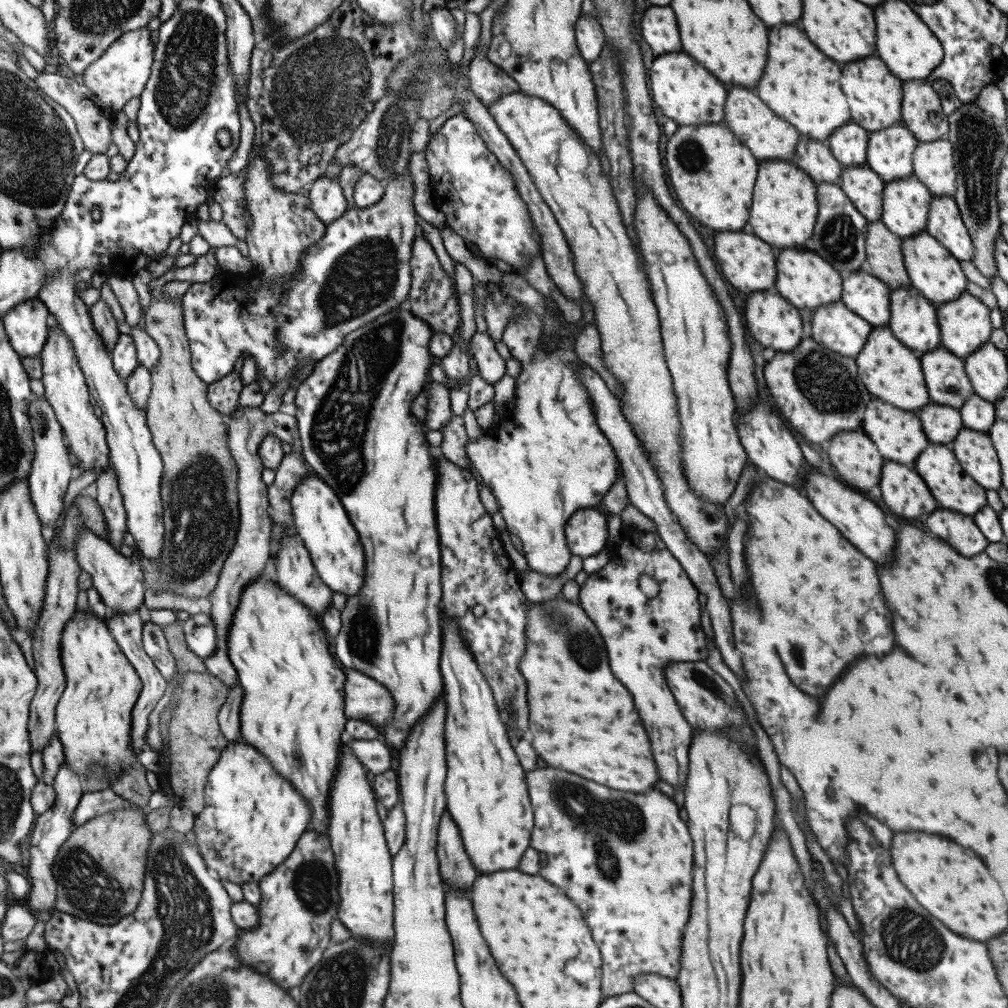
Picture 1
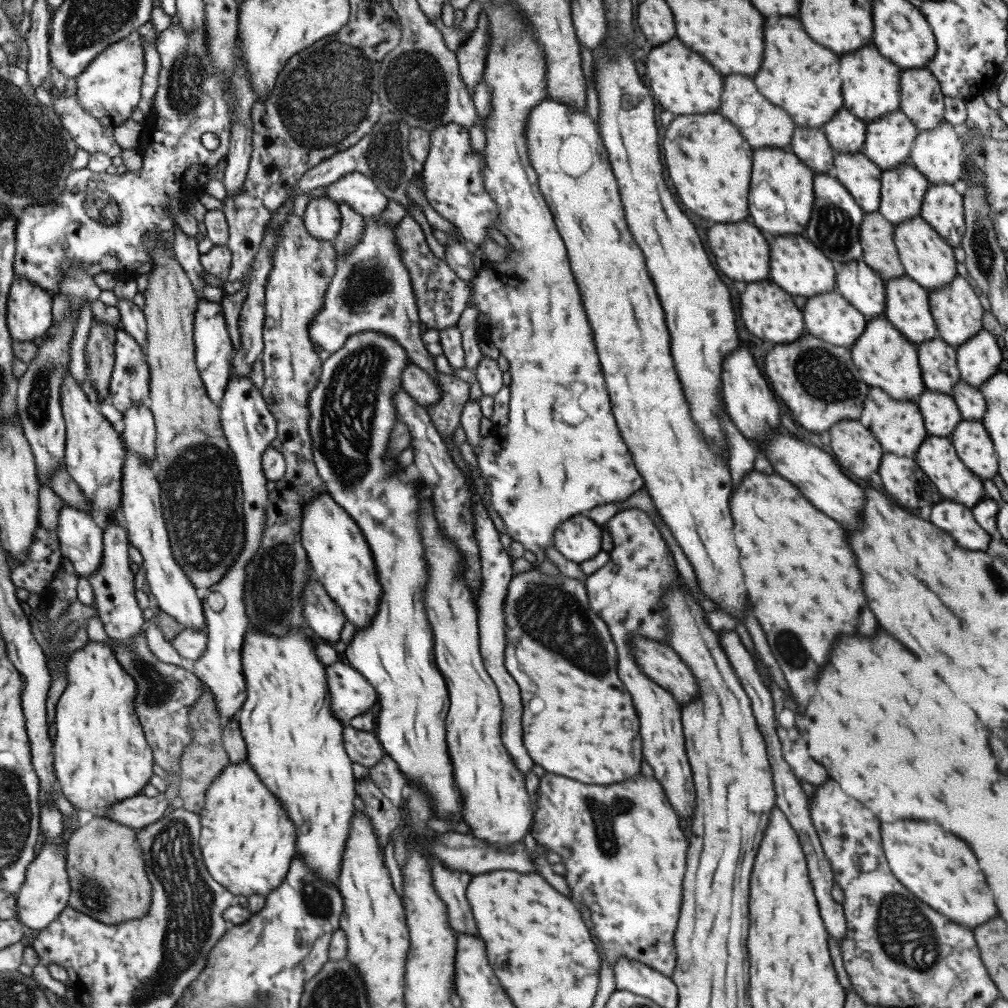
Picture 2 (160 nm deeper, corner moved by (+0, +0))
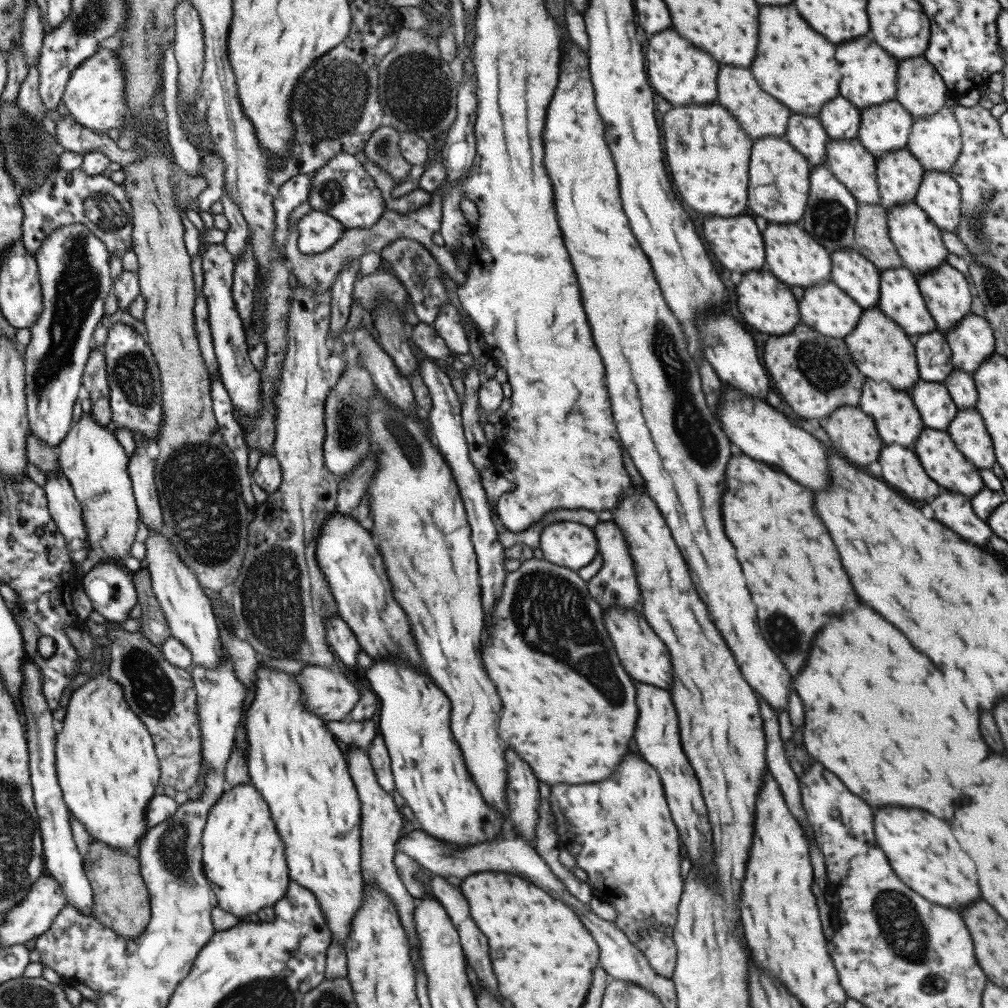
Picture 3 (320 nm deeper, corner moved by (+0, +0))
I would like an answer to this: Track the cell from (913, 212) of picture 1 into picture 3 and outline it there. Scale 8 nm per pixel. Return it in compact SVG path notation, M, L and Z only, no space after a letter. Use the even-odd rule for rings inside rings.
M907 148L883 153L875 160L880 206L887 210L898 204L914 202L924 170Z

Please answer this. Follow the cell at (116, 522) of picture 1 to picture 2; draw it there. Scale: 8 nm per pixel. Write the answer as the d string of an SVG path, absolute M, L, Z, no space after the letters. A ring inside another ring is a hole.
M122 516L119 518L109 517L106 520L107 526L104 529L104 559L101 563L101 570L97 574L87 578L92 592L95 596L95 607L98 610L98 617L102 621L104 630L108 635L109 641L121 642L125 646L131 644L131 637L134 637L139 631L144 630L145 622L141 616L141 609L137 607L135 593L133 589L133 572L129 568L127 558L128 542L127 532L121 526Z

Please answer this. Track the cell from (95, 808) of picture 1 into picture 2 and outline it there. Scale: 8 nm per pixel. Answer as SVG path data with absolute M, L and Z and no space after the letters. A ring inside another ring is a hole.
M158 793L155 797L137 794L116 802L108 810L107 818L128 825L129 828L143 828L161 818L168 808L166 796Z

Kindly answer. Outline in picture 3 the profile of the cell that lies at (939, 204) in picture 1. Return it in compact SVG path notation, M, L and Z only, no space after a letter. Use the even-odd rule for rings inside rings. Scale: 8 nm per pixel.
M924 172L914 202L939 230L954 232L958 223L960 194L950 173Z

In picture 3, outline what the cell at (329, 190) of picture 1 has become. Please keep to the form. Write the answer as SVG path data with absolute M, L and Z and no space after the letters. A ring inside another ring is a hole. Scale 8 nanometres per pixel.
M310 210L296 223L296 245L301 254L312 255L331 248L345 228L318 210Z

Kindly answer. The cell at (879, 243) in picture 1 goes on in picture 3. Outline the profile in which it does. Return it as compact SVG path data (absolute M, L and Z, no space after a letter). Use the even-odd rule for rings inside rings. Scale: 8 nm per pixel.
M859 204L854 222L854 245L877 270L903 266L902 260L889 240L886 211L876 204Z

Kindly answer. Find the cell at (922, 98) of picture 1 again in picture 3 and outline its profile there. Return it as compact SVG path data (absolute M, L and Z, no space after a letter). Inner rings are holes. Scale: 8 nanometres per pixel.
M923 56L898 61L895 101L913 118L937 112L950 97L942 78Z

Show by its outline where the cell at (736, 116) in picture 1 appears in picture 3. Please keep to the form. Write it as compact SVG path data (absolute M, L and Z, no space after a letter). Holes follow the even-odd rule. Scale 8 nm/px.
M719 66L716 76L717 98L716 102L726 108L736 118L740 127L748 134L751 140L763 135L783 136L790 110L780 104L761 90L760 84L749 74L747 68L735 68L735 66Z

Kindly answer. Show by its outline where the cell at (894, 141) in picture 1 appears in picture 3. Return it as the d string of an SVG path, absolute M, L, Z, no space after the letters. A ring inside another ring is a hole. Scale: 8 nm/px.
M895 100L859 111L856 139L875 158L905 148L913 117Z

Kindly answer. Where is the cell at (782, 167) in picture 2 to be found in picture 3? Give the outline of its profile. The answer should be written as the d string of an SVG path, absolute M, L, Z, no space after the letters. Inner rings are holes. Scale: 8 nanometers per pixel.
M763 135L752 141L747 186L747 206L753 210L752 216L763 216L767 223L800 224L808 197L808 174L811 168L805 159L783 136Z

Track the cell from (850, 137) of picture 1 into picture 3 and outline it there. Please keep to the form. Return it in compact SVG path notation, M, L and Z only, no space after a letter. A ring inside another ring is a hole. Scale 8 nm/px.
M840 95L821 105L817 114L821 126L829 139L849 140L856 138L860 111Z

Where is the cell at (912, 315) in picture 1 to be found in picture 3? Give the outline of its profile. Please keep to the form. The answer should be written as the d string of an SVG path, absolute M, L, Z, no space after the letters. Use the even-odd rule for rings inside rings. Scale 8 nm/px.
M905 266L899 268L890 268L878 273L879 277L879 296L877 308L883 312L886 317L891 318L897 323L905 334L910 337L920 335L921 333L930 333L935 330L935 321L931 318L925 307L925 302L919 292L915 274Z

